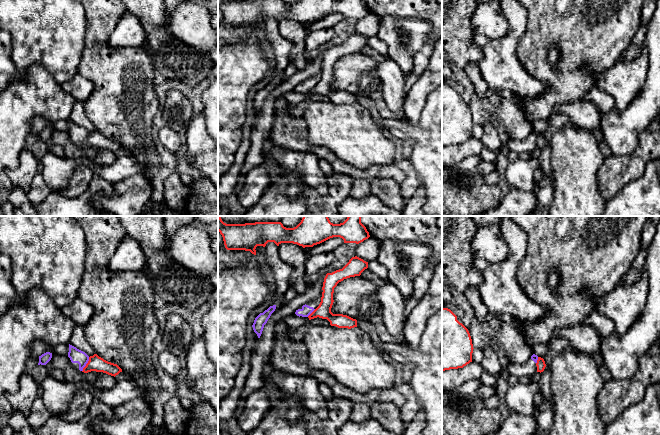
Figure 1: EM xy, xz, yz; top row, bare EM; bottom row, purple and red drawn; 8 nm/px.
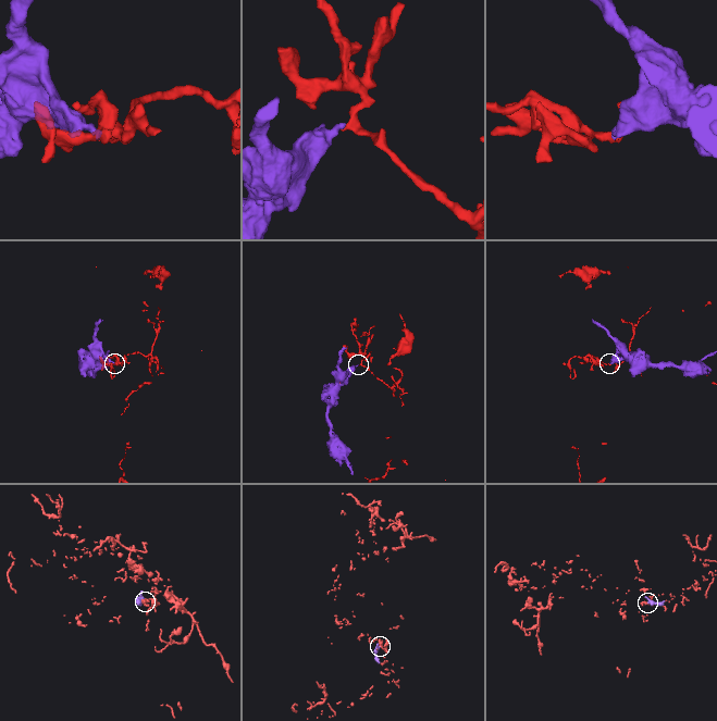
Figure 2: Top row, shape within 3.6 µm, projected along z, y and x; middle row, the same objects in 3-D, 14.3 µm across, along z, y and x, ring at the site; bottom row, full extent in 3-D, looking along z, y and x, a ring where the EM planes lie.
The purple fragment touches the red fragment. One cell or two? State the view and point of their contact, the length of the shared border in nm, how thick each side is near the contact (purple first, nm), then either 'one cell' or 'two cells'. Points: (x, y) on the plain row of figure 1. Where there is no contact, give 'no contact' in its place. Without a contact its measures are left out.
meets purple in xy at (86, 139); contact 130 nm long; 110 nm thick on the purple side, 120 nm on the other; two cells

